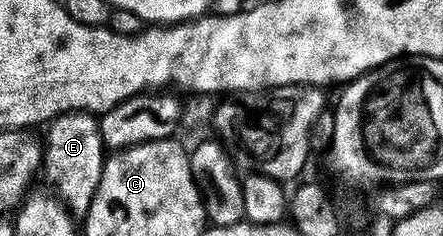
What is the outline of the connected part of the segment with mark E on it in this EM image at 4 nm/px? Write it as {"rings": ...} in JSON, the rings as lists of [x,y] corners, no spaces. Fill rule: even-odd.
{"rings":[[[78,111],[60,113],[48,122],[43,133],[43,177],[50,181],[52,192],[60,197],[65,208],[74,218],[84,218],[85,212],[91,207],[91,199],[95,199],[95,187],[99,187],[99,179],[103,175],[107,150],[101,138],[101,122],[92,113]]]}

